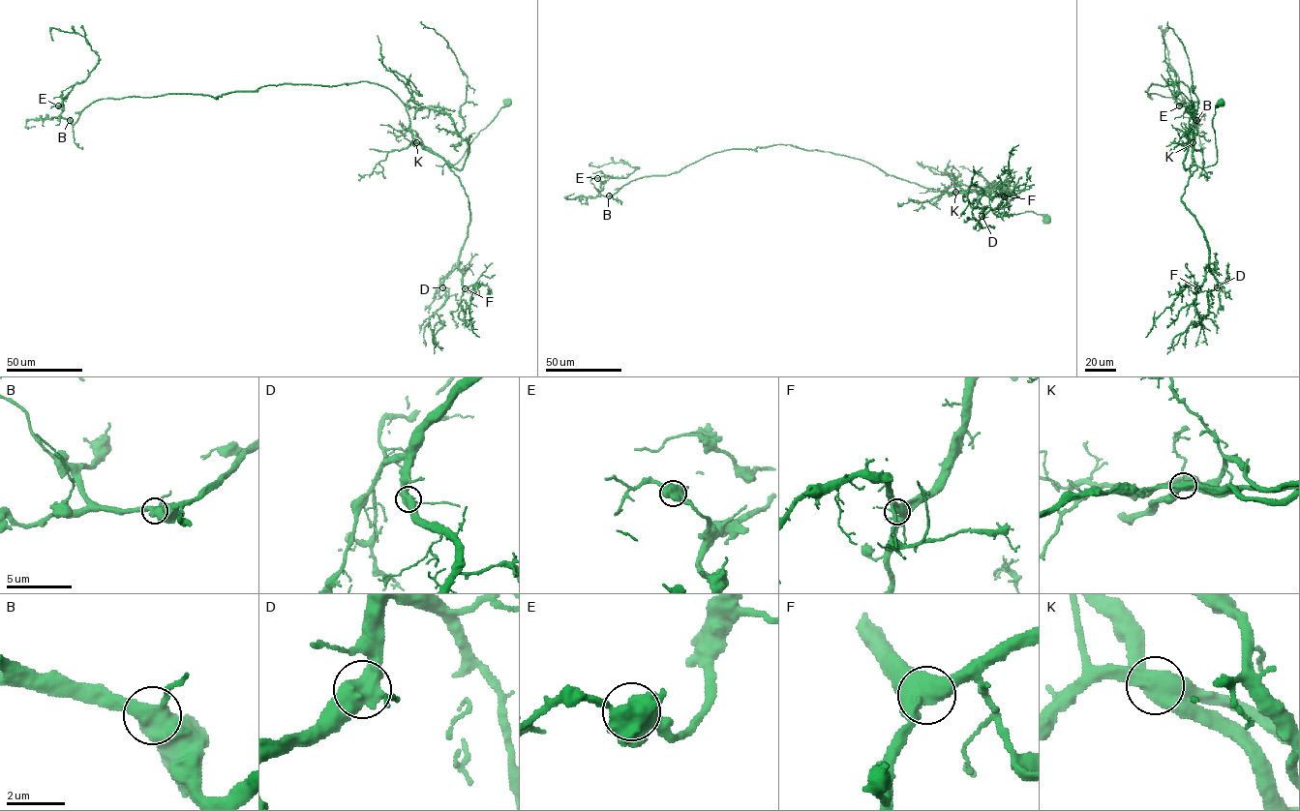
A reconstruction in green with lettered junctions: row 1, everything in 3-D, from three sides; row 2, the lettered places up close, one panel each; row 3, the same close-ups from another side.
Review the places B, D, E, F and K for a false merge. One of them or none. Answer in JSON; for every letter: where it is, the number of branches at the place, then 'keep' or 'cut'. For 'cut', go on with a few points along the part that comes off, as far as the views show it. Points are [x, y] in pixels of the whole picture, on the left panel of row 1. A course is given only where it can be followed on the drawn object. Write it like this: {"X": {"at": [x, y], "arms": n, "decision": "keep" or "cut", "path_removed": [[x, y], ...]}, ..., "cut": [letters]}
{"B": {"at": [70, 120], "arms": 3, "decision": "keep"}, "D": {"at": [442, 287], "arms": 3, "decision": "keep"}, "E": {"at": [58, 105], "arms": 3, "decision": "keep"}, "F": {"at": [465, 288], "arms": 3, "decision": "keep"}, "K": {"at": [416, 142], "arms": 3, "decision": "cut", "path_removed": [[416, 142], [438, 154], [458, 177], [470, 212], [459, 264], [442, 285], [447, 299], [429, 320], [434, 353]]}, "cut": ["K"]}

